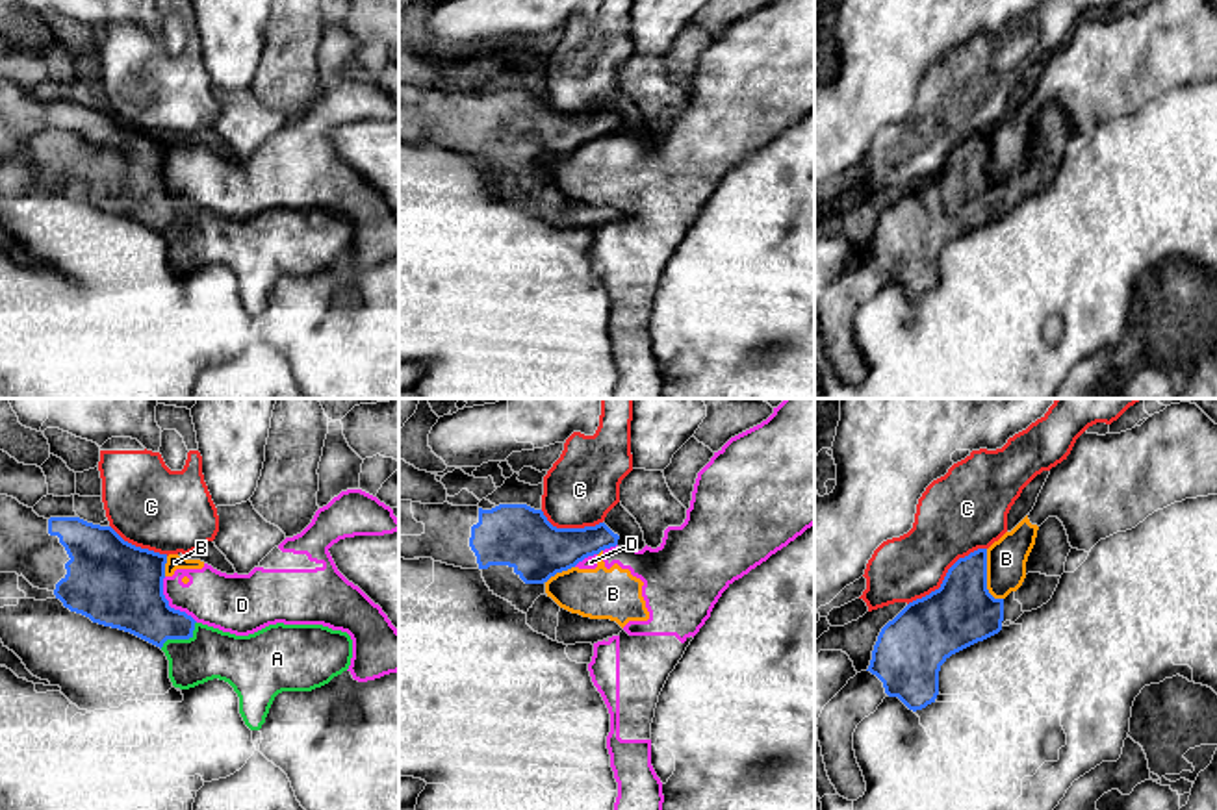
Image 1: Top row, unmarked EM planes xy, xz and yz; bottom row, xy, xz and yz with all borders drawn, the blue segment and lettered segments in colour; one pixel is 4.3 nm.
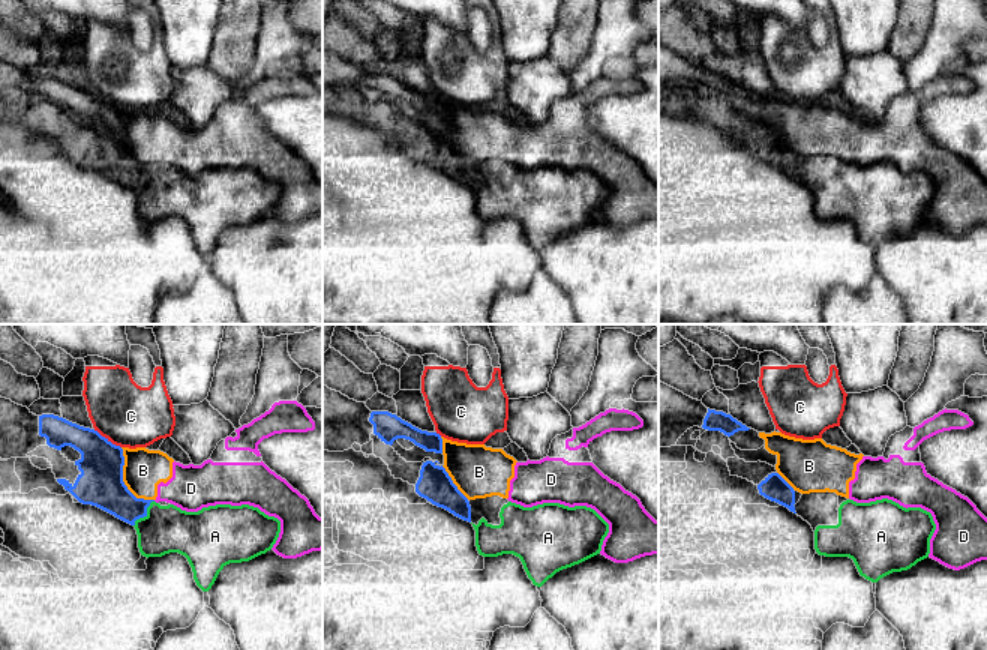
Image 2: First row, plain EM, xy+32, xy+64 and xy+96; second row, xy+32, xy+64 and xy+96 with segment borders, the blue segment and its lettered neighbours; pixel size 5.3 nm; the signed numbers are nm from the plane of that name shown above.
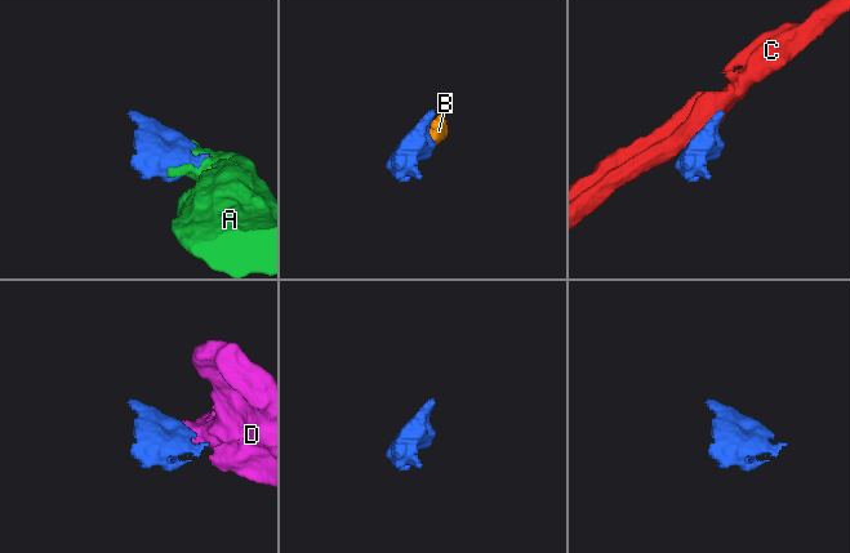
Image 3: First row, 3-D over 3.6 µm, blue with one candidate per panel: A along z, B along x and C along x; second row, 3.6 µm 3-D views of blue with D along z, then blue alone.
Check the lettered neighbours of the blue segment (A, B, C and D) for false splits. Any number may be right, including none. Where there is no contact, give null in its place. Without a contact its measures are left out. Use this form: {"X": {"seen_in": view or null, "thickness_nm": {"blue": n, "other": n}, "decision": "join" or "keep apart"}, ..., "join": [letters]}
{"A": {"seen_in": "xy", "thickness_nm": {"blue": 240, "other": 220}, "decision": "join"}, "B": {"seen_in": "yz", "thickness_nm": {"blue": 300, "other": 180}, "decision": "keep apart"}, "C": {"seen_in": "yz", "thickness_nm": {"blue": 300, "other": 320}, "decision": "keep apart"}, "D": {"seen_in": "xy", "thickness_nm": {"blue": 380, "other": 240}, "decision": "keep apart"}, "join": ["A"]}

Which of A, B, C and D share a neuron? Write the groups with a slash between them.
A / B D / C

